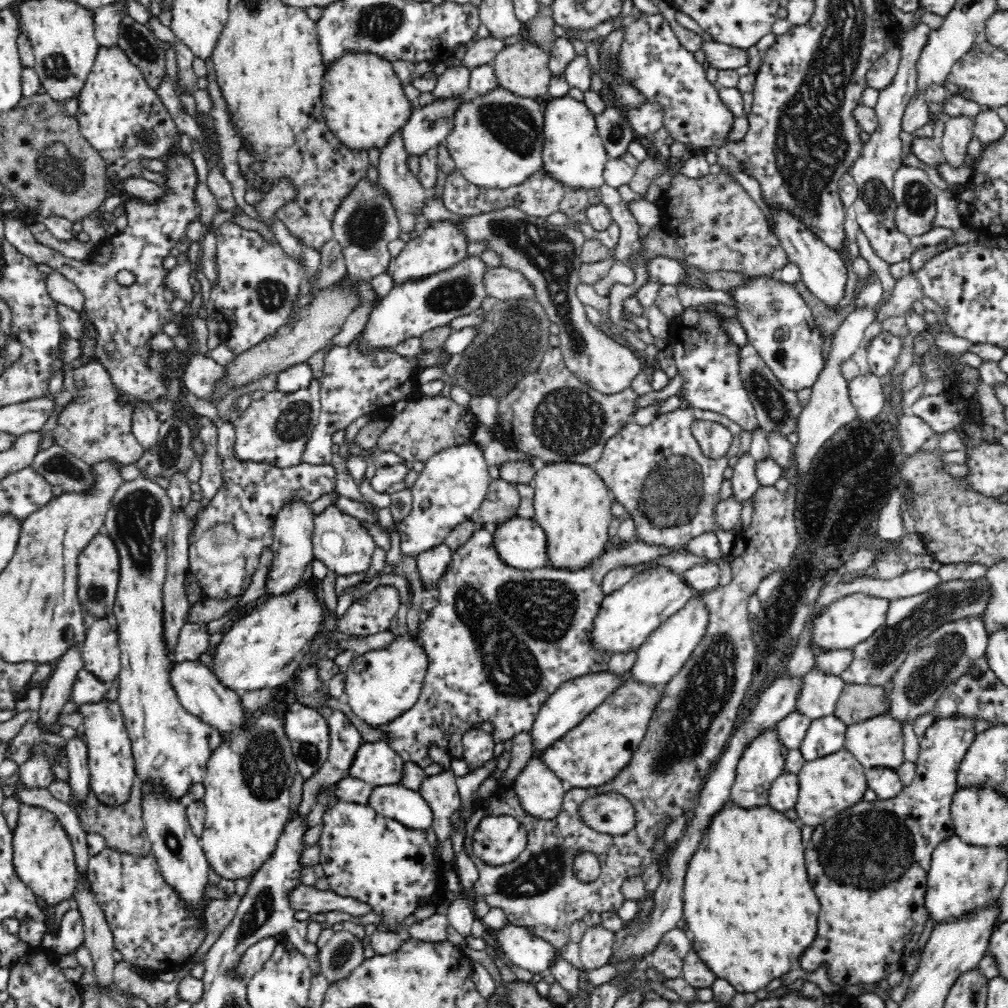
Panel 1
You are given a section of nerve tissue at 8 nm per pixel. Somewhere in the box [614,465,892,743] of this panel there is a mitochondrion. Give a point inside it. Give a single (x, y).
(781, 615)

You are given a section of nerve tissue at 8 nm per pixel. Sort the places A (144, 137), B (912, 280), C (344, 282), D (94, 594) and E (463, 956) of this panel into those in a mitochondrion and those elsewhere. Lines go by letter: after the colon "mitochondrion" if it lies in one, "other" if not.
A: mitochondrion
B: other
C: other
D: mitochondrion
E: other

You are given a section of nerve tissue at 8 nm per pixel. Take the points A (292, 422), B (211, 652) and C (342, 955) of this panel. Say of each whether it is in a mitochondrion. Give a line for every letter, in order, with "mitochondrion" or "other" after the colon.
A: mitochondrion
B: other
C: mitochondrion

